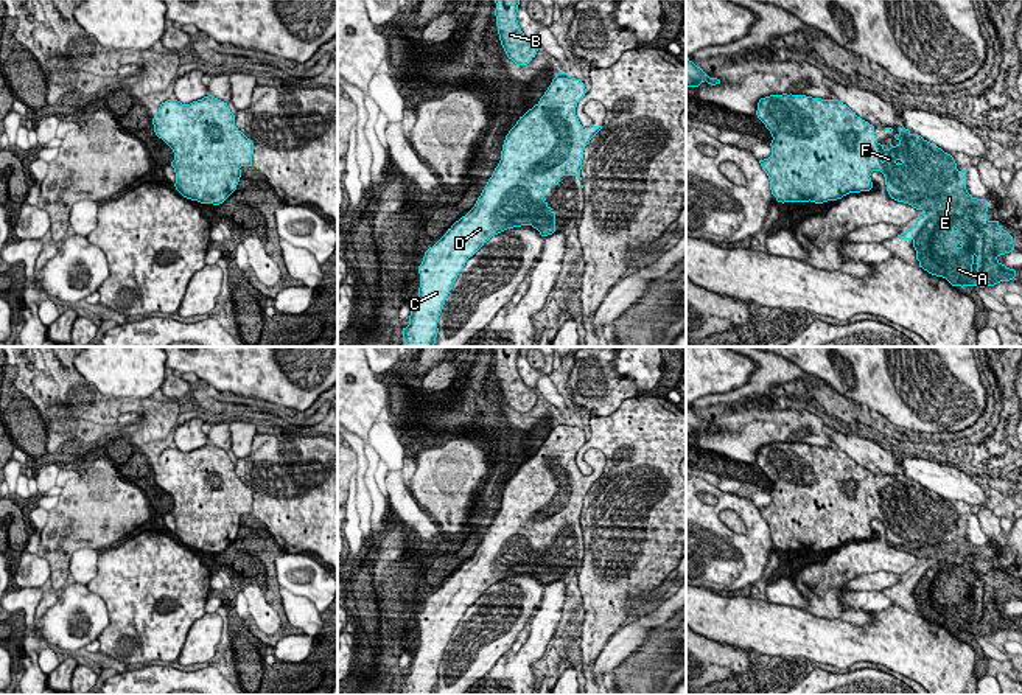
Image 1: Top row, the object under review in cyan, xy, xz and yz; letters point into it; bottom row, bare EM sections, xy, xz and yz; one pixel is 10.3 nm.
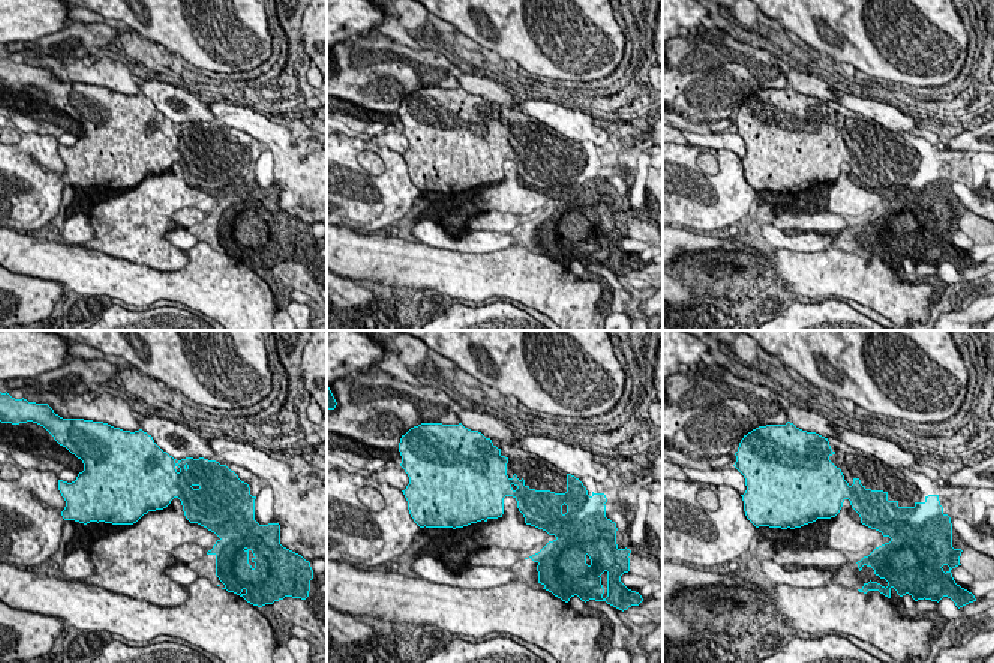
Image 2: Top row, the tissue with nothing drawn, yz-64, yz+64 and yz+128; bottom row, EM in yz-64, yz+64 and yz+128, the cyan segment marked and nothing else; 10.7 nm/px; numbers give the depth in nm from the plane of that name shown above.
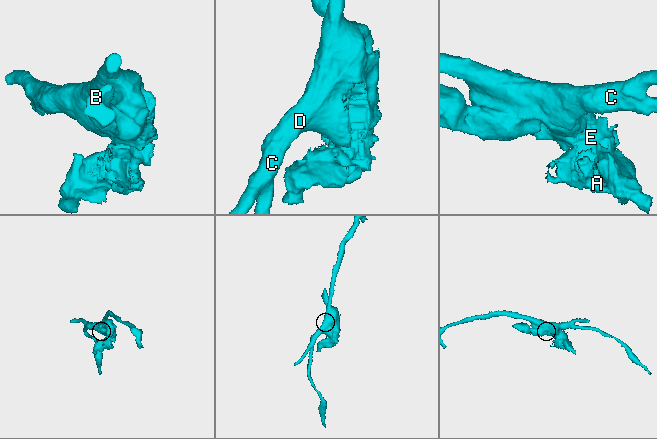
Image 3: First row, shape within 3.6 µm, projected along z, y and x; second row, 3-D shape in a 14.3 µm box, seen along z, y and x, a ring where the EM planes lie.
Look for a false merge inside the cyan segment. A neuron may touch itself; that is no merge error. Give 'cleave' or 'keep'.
keep

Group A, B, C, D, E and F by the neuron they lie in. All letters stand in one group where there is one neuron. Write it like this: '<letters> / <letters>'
A B C D E F

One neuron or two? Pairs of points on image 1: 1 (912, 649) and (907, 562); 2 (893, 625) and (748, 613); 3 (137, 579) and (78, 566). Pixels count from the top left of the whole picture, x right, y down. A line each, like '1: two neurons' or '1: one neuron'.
1: two neurons
2: one neuron
3: two neurons

